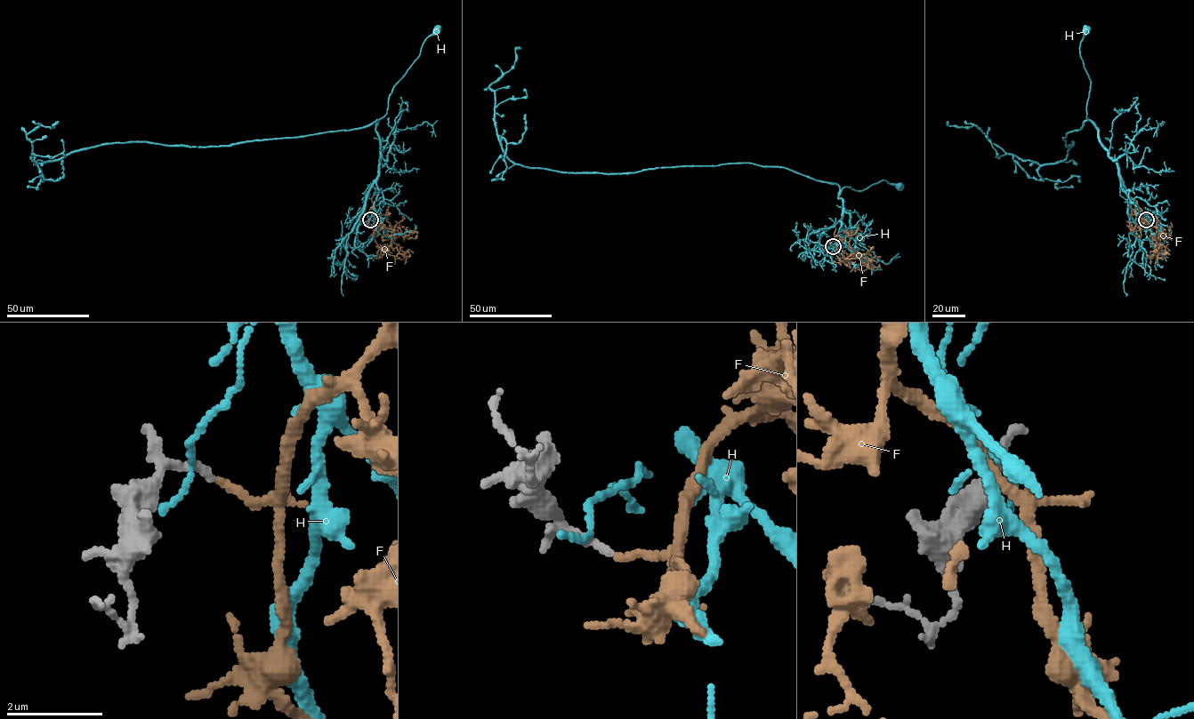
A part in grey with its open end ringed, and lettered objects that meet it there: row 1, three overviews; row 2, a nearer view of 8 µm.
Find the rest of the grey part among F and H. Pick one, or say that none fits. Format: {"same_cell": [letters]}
{"same_cell": ["F"]}

